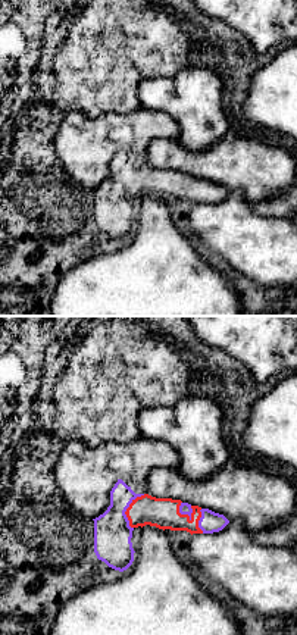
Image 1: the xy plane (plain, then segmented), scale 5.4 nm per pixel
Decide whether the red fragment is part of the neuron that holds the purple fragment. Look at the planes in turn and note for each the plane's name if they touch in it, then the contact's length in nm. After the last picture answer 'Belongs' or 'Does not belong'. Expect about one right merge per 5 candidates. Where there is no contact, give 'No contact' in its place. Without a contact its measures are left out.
Touches purple in xy. Shared border 200 nm

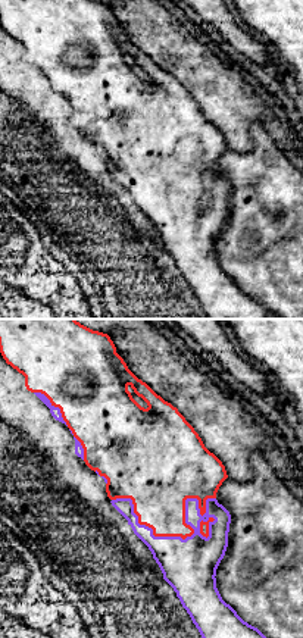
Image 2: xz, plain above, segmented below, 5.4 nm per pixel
Touches purple in xz. Shared border 550 nm

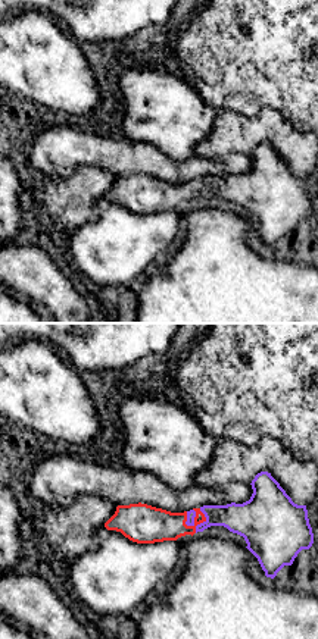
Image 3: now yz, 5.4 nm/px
Touches purple in yz. Shared border 140 nm

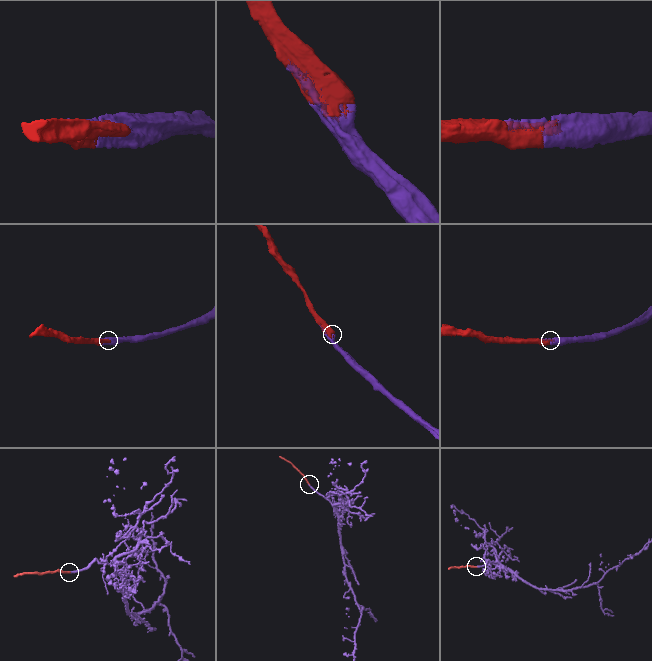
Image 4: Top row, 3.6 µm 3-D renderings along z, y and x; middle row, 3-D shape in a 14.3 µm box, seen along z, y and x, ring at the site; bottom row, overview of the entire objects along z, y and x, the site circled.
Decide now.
Belongs

